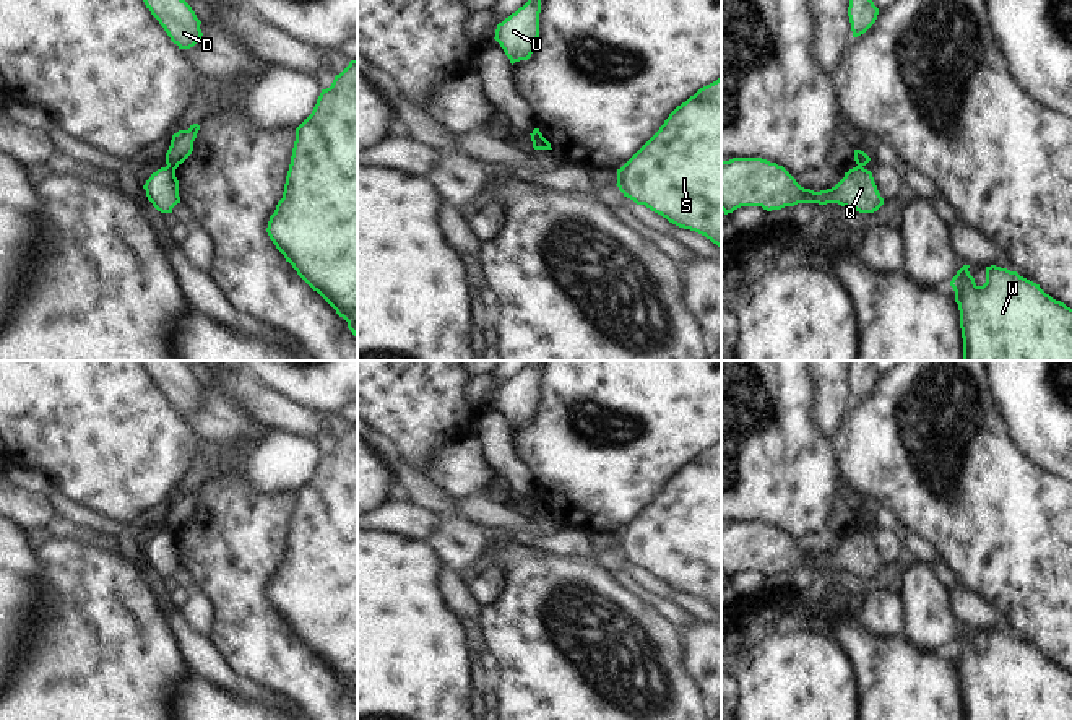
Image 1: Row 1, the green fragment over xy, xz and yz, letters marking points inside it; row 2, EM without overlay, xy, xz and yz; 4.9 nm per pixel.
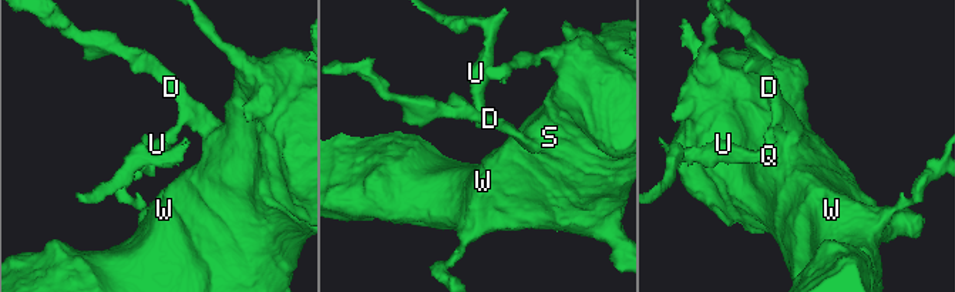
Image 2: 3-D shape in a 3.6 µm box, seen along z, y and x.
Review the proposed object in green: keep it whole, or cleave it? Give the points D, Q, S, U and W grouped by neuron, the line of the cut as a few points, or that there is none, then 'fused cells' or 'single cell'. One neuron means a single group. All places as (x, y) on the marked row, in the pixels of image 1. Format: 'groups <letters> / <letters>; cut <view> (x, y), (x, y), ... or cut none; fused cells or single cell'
groups D S W / Q U; cut xy (168, 164), (174, 171); fused cells

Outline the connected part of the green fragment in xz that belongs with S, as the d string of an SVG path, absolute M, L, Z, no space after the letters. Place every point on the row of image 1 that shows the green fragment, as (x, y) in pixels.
M721 78L669 114L659 130L617 169L616 185L637 205L705 236L721 250Z

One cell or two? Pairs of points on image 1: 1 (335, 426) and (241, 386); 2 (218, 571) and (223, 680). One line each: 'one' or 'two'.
1: one
2: two

